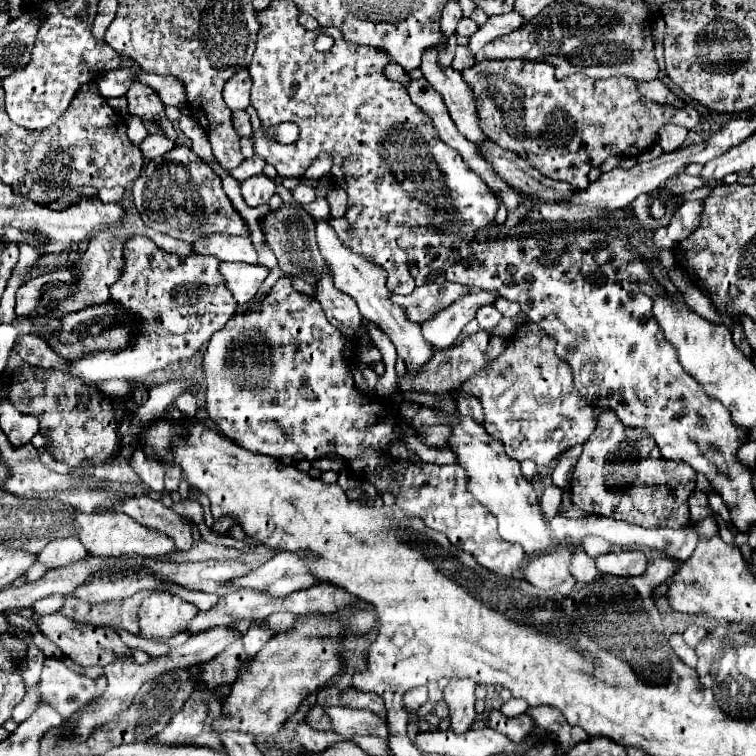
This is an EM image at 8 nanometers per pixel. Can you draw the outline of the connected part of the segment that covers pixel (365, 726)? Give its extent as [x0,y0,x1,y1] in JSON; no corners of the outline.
[323,706,389,740]

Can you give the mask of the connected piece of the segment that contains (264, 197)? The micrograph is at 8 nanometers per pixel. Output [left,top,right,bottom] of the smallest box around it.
[241,174,275,206]

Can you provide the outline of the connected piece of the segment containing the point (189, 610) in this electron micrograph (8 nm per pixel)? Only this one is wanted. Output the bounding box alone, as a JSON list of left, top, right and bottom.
[139,592,197,642]

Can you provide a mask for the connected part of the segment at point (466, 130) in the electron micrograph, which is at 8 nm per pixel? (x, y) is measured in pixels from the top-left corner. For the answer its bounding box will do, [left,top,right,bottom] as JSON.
[421,46,485,144]

